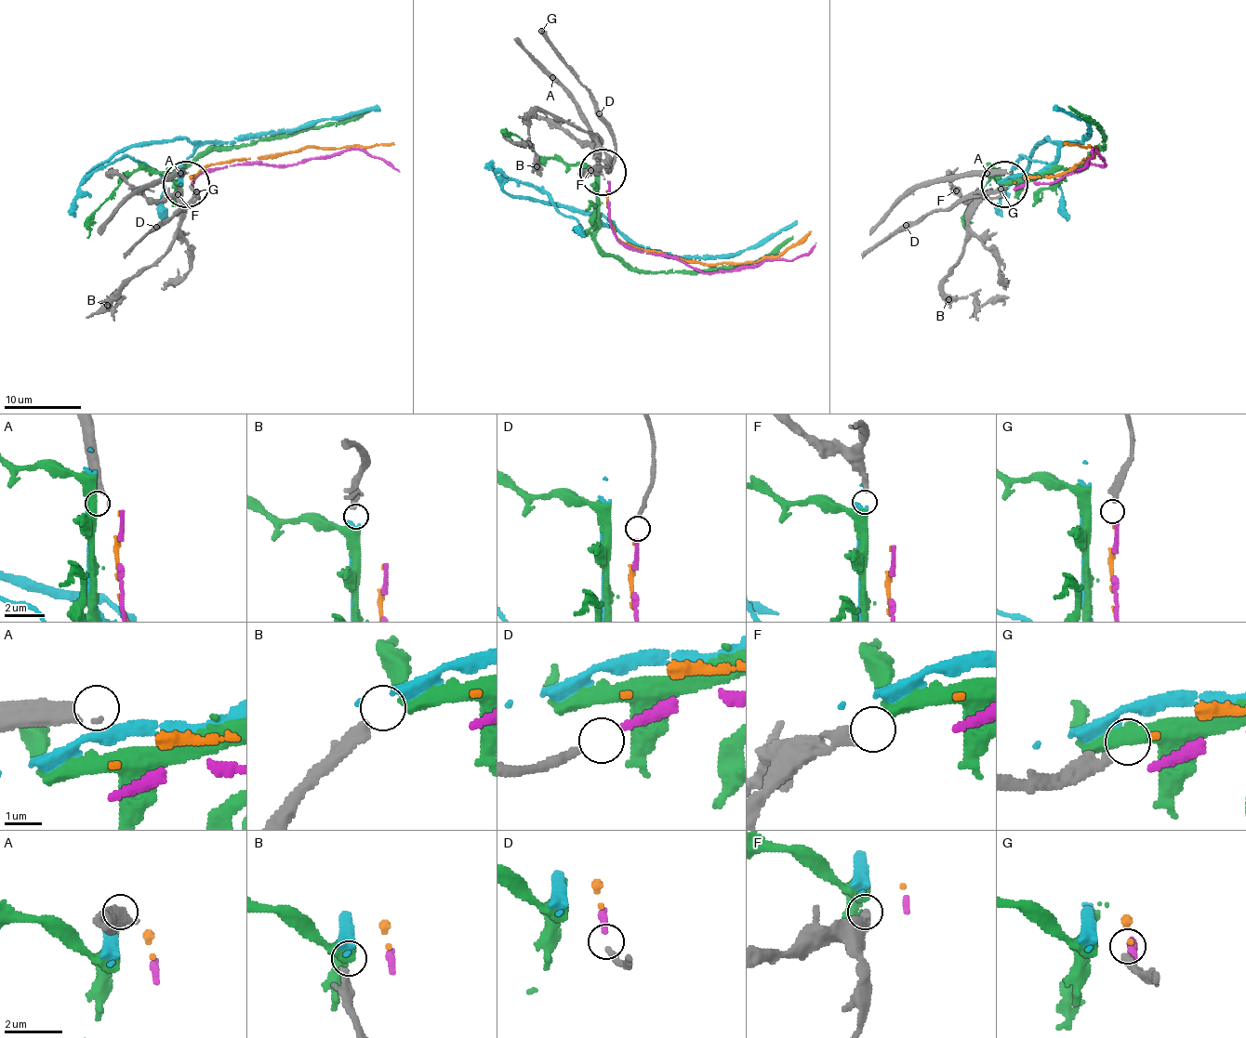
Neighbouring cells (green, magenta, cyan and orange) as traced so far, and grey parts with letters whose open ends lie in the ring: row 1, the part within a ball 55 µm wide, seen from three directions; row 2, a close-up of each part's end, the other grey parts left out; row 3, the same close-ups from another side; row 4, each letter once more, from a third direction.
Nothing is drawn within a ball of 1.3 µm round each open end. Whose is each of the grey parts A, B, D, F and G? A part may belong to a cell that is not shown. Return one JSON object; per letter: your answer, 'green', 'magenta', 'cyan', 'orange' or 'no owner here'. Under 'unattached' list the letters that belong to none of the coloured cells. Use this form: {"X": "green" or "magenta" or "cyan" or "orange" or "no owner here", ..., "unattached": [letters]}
{"A": "no owner here", "B": "green", "D": "magenta", "F": "no owner here", "G": "orange", "unattached": ["A", "F"]}

